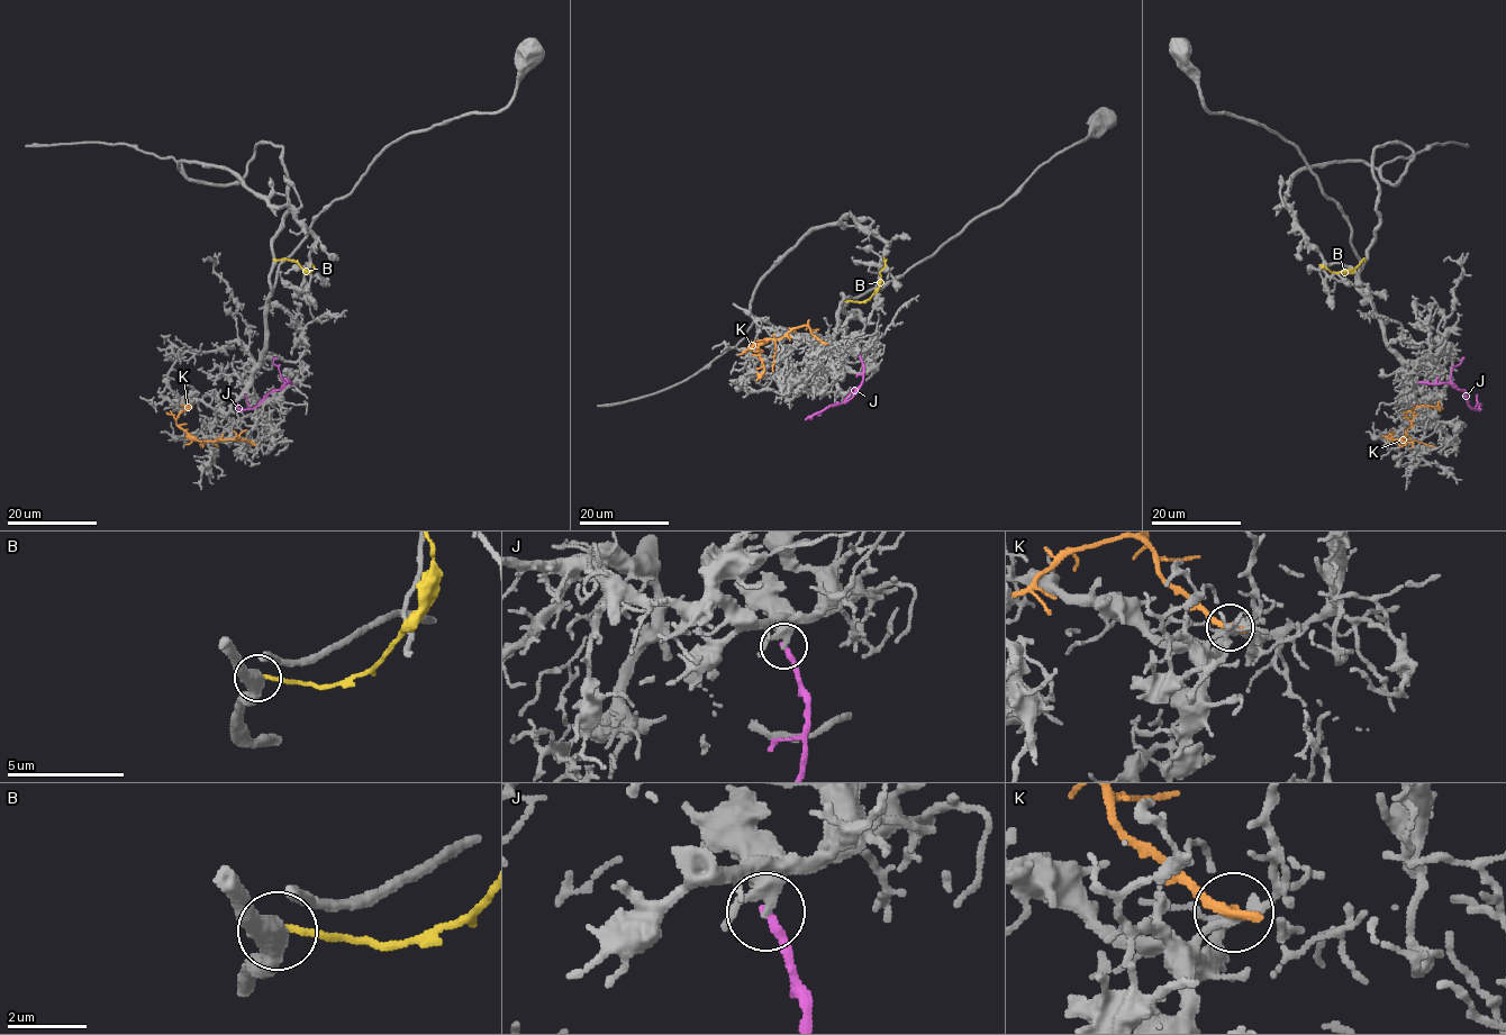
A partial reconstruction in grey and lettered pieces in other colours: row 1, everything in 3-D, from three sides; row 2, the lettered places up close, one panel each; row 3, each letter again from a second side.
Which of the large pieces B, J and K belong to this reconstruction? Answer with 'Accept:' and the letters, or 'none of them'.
Accept: none of them

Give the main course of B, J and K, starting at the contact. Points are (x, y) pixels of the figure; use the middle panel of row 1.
B: (847, 301), (863, 302), (876, 291), (885, 265), (882, 257)
J: (859, 356), (863, 371), (859, 389), (841, 403), (832, 405), (806, 420)
K: (825, 343), (807, 326), (777, 339), (764, 339), (750, 350), (753, 344), (764, 366), (756, 381)

